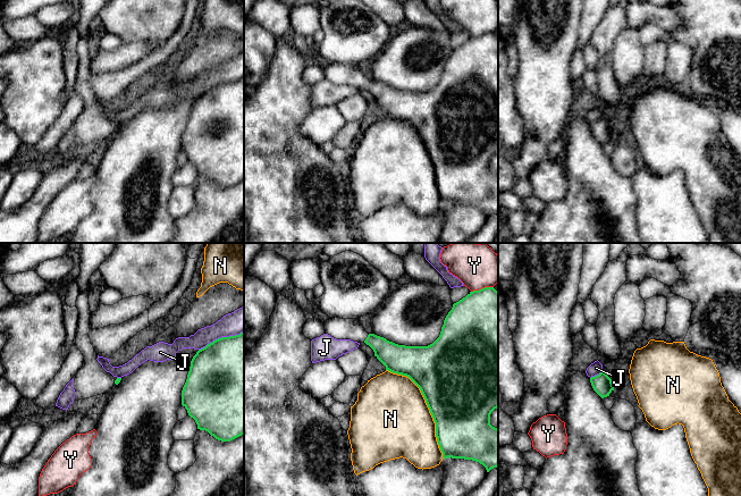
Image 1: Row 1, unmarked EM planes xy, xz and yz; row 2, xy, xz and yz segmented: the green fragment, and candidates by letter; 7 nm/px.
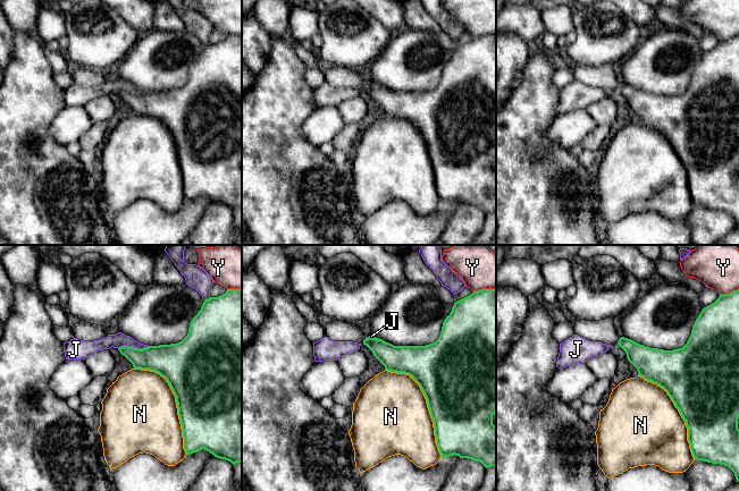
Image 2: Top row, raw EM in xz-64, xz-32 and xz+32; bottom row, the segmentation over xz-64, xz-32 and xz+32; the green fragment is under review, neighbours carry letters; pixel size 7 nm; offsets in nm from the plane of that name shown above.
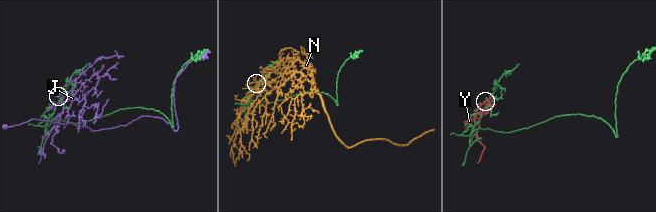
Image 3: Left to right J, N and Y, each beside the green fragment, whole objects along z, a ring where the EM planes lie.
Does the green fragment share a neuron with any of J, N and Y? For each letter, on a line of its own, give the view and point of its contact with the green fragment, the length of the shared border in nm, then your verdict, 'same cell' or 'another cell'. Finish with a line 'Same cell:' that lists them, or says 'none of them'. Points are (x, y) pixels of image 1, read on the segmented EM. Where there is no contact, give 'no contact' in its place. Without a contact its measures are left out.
J: contact xy (221, 337); length 340 nm; another cell
N: contact xz (428, 406); length 750 nm; another cell
Y: contact xz (481, 288); length 170 nm; another cell
Same cell: none of them

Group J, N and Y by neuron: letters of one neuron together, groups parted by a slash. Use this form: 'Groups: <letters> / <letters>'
Groups: J / N / Y

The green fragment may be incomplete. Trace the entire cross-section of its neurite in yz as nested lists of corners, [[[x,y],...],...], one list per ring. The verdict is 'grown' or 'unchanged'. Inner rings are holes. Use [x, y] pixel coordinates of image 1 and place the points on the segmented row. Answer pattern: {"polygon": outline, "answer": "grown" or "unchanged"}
{"polygon": [[[601,371],[599,375],[590,378],[593,390],[601,397],[607,397],[614,390],[612,379]]], "answer": "unchanged"}

